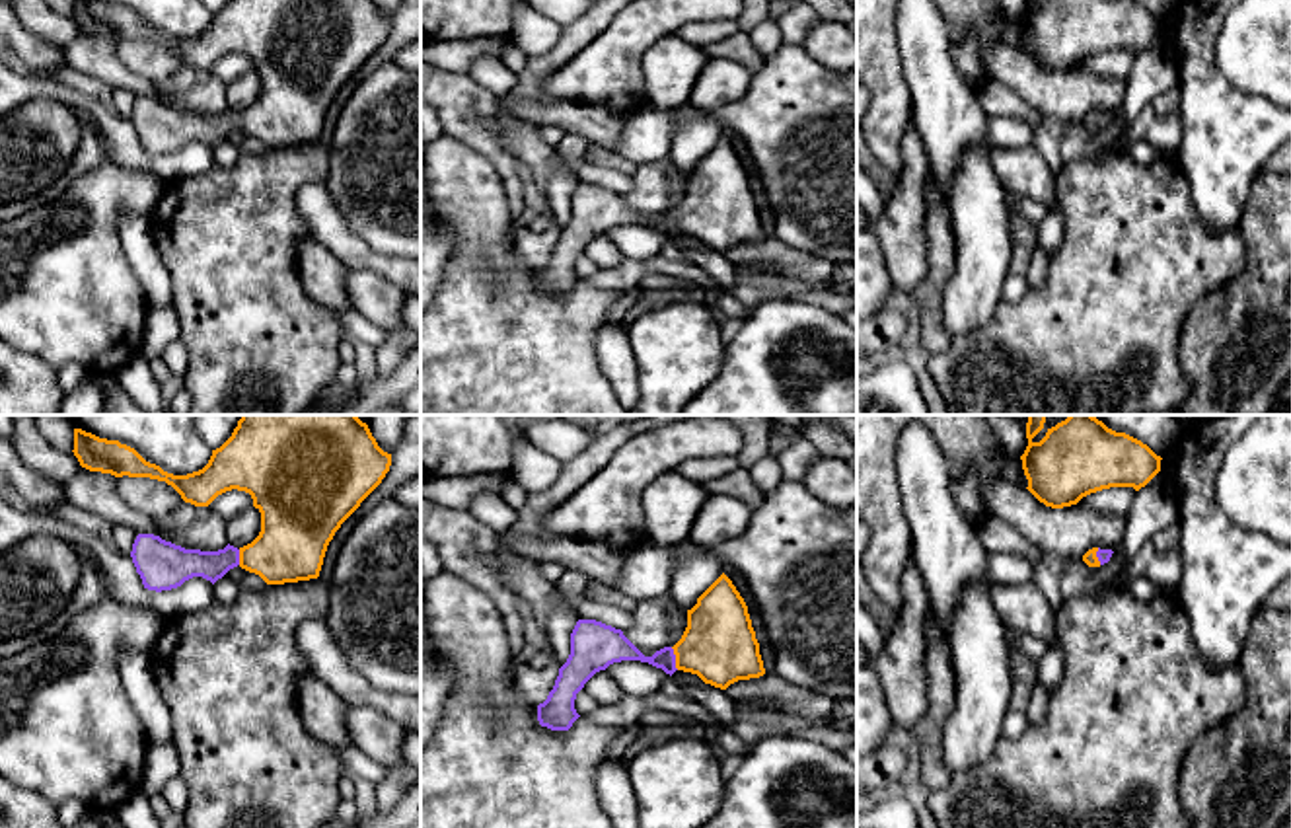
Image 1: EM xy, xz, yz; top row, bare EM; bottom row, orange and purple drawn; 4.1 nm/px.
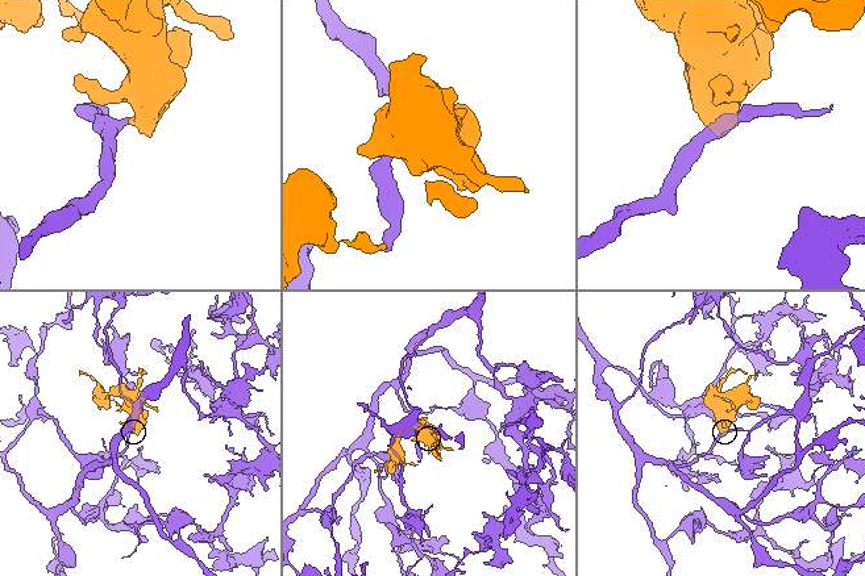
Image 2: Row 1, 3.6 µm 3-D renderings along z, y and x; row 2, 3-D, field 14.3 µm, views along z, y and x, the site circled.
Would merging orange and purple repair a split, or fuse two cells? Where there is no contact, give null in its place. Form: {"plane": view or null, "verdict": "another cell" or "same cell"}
{"plane": "xz", "verdict": "same cell"}

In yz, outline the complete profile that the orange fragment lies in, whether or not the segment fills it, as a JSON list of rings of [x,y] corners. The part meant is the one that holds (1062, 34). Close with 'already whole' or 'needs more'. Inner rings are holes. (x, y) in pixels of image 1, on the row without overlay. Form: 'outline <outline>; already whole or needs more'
outline [[[1044,0],[1028,10],[1022,33],[1028,55],[1046,70],[1063,72],[1110,53],[1139,55],[1161,35],[1161,19],[1133,0]]]; already whole

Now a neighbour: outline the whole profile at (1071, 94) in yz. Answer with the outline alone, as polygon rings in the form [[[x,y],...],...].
[[[1005,41],[993,43],[981,62],[989,80],[1003,82],[1046,117],[1083,121],[1088,113],[1118,113],[1125,82],[1079,68],[1051,72],[1026,51]]]

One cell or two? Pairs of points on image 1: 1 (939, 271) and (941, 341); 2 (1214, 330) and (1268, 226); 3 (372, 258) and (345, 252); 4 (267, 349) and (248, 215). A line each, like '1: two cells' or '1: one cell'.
1: one cell
2: one cell
3: one cell
4: one cell

